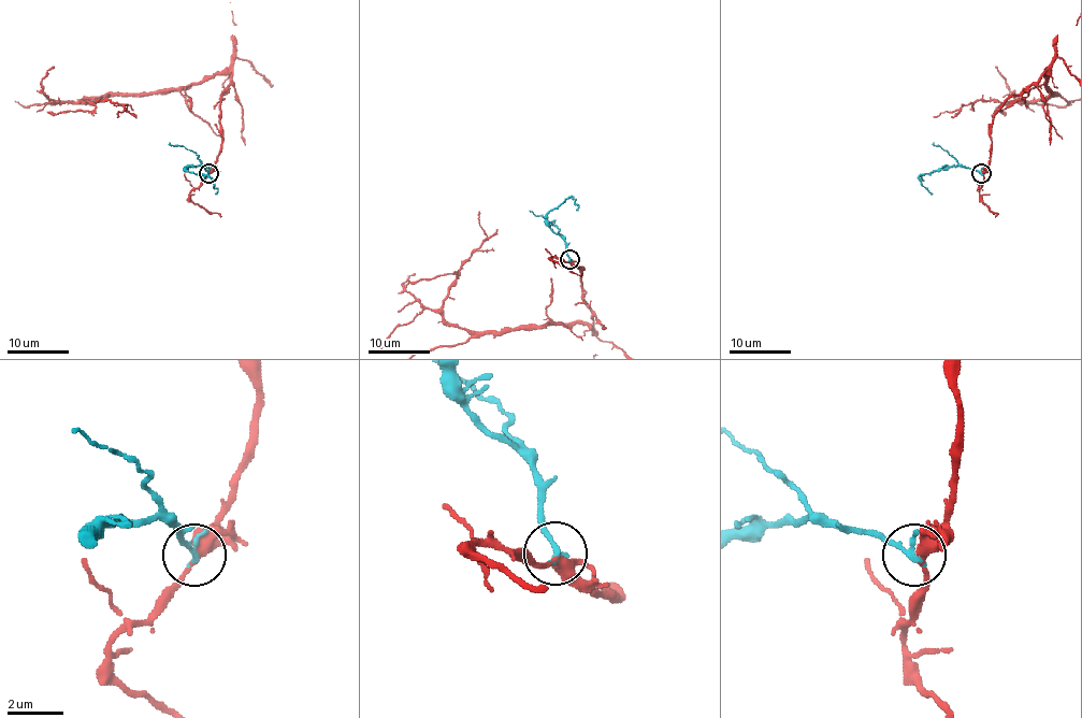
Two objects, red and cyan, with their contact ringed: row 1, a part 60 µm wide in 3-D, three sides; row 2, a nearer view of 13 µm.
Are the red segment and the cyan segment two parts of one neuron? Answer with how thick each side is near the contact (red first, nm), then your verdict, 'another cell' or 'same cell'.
calibres 300 and 240 nm; same cell

